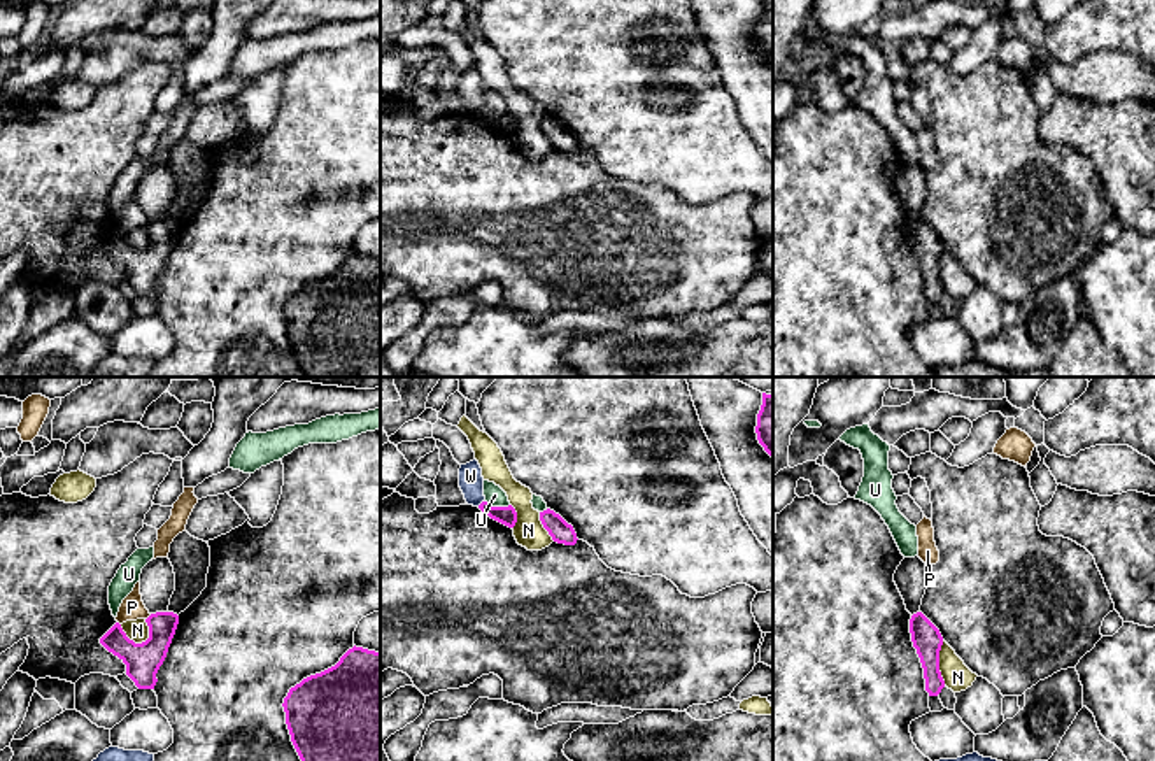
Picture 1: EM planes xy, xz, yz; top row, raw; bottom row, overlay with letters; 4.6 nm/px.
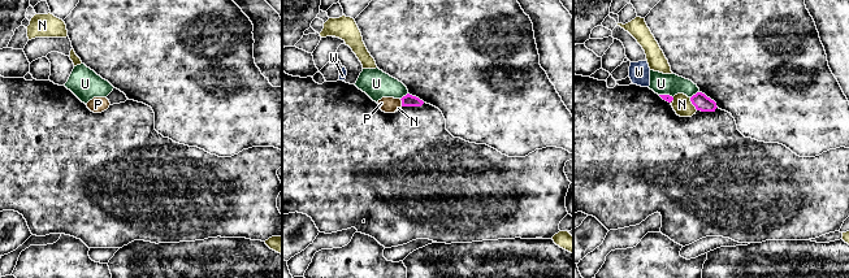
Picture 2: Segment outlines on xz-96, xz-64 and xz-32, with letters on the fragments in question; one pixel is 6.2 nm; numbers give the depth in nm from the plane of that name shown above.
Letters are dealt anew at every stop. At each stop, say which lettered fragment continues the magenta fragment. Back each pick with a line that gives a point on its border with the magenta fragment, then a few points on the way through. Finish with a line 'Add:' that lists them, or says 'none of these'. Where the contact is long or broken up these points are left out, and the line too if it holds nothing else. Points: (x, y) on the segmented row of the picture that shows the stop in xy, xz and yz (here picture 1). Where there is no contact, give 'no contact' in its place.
Add: none of these

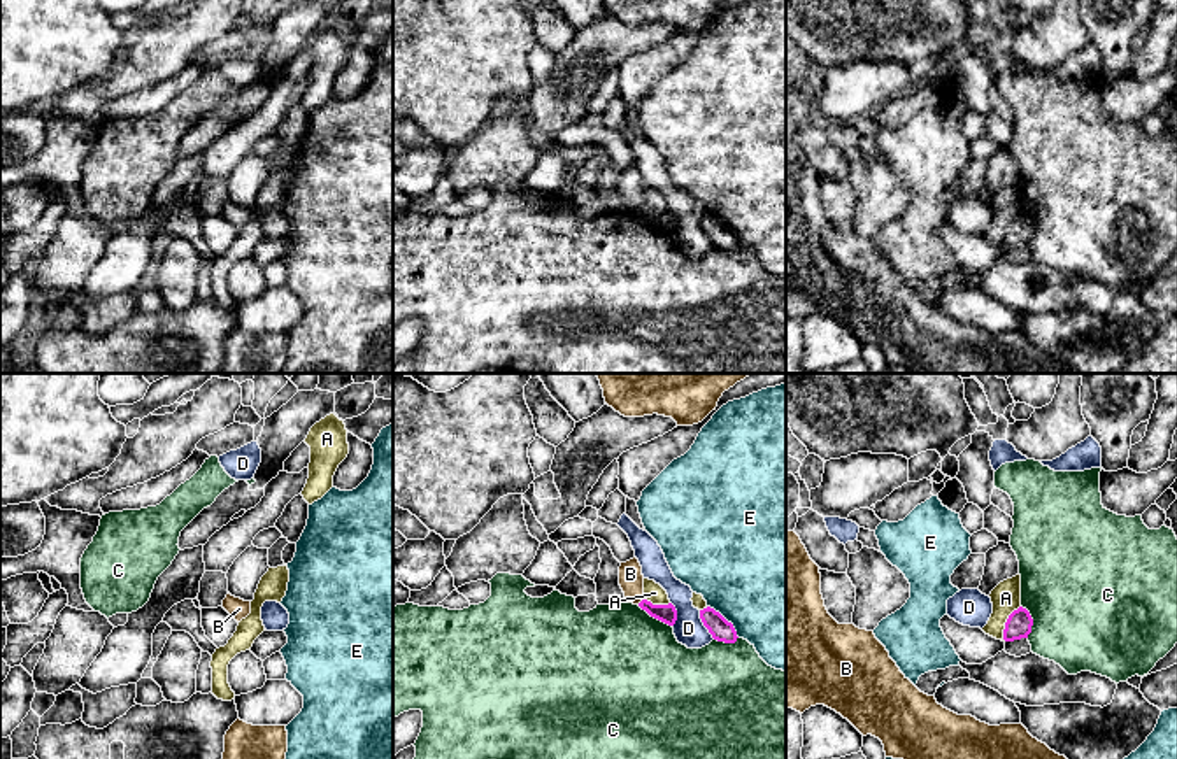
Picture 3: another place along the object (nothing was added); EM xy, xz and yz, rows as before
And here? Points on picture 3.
Add: none of these

